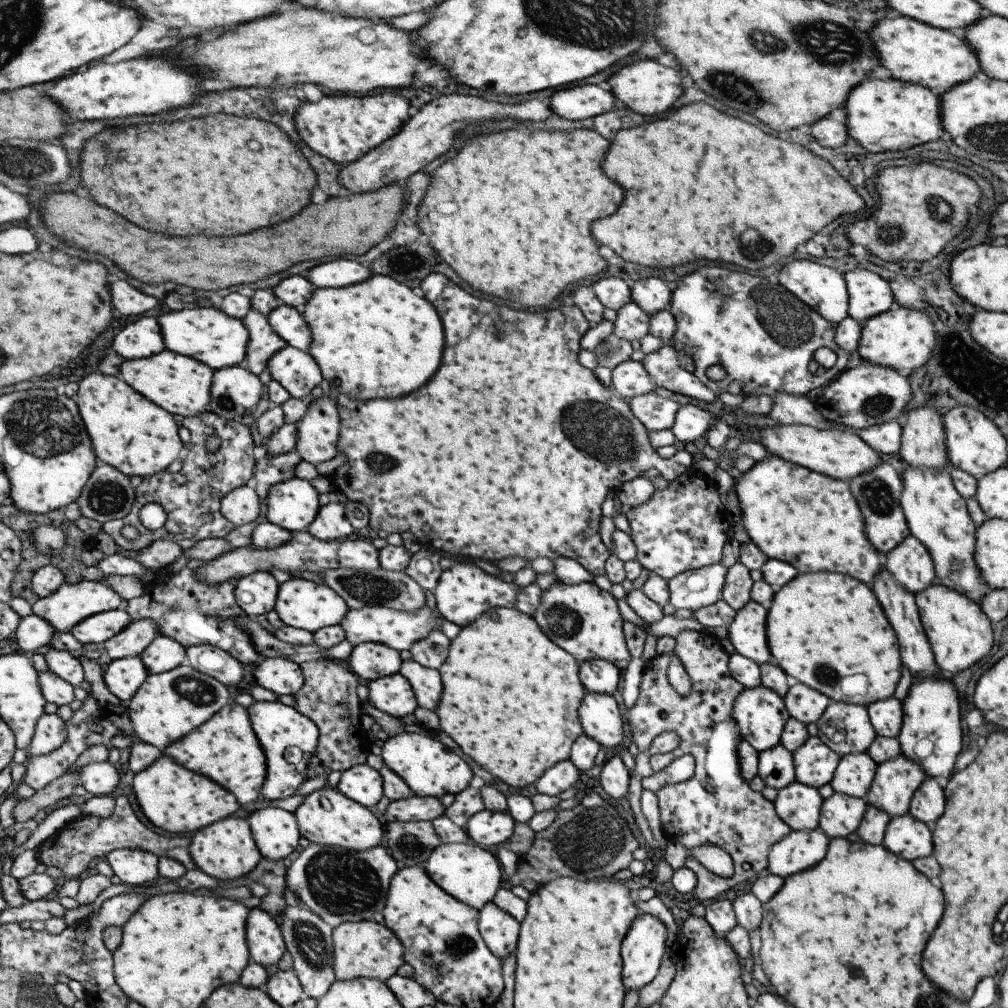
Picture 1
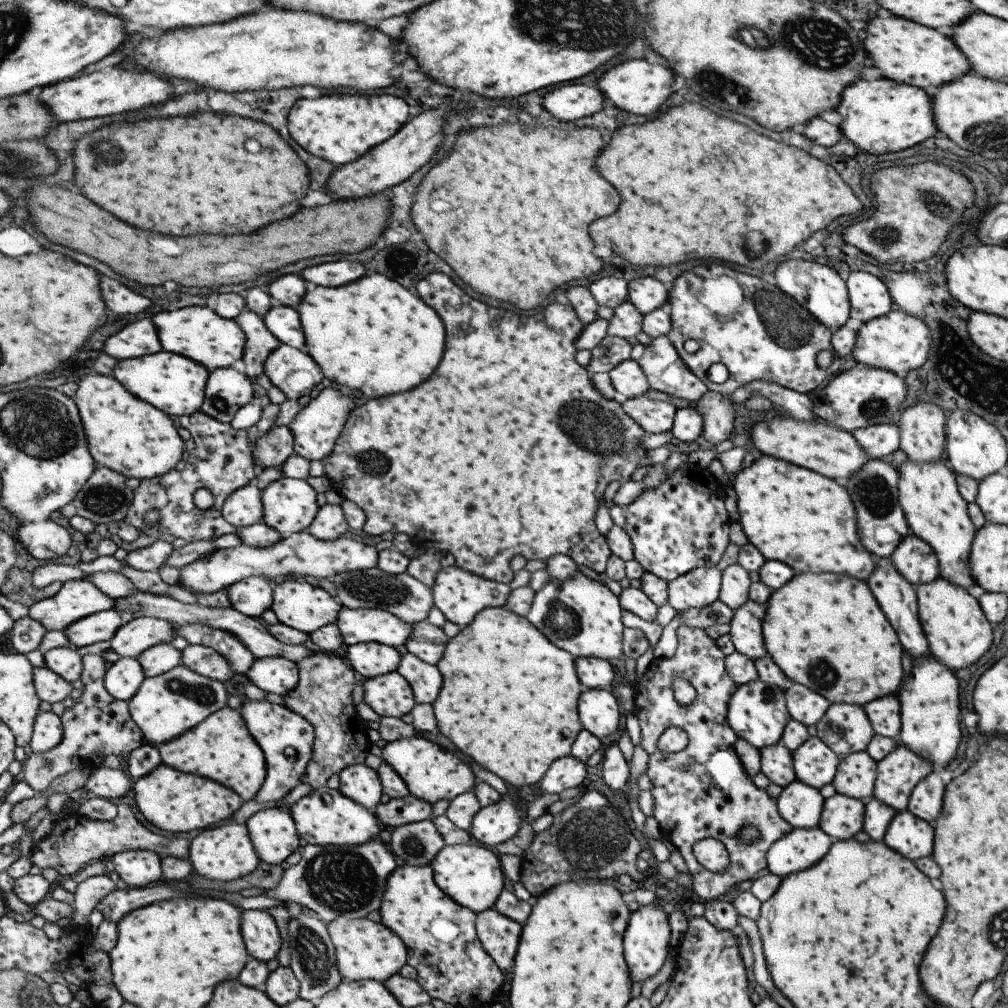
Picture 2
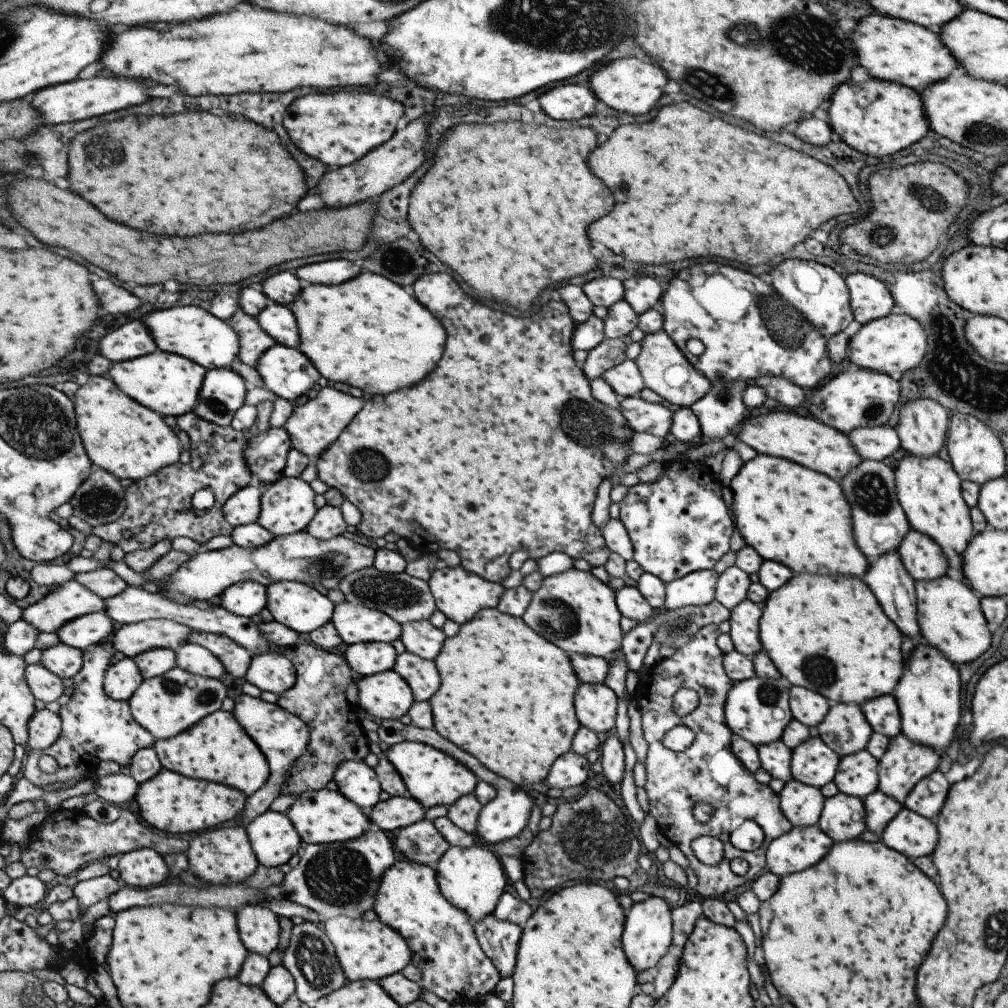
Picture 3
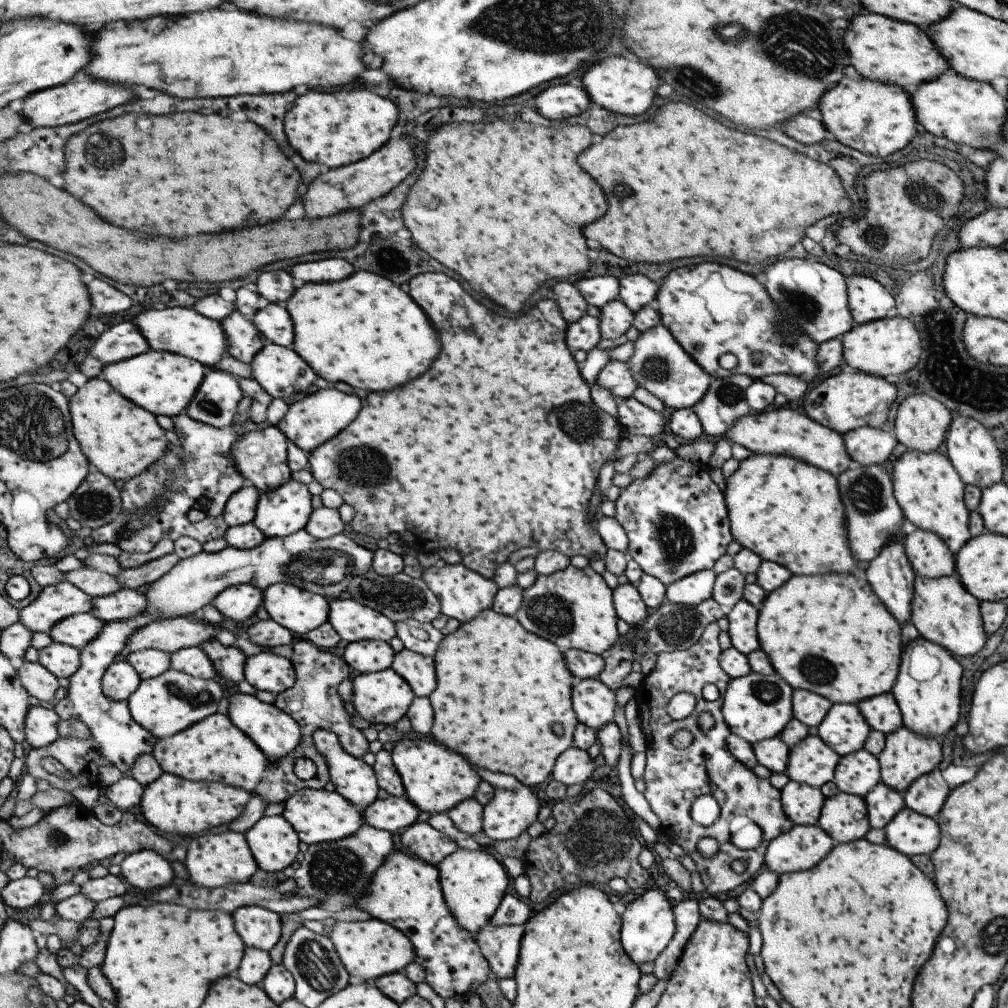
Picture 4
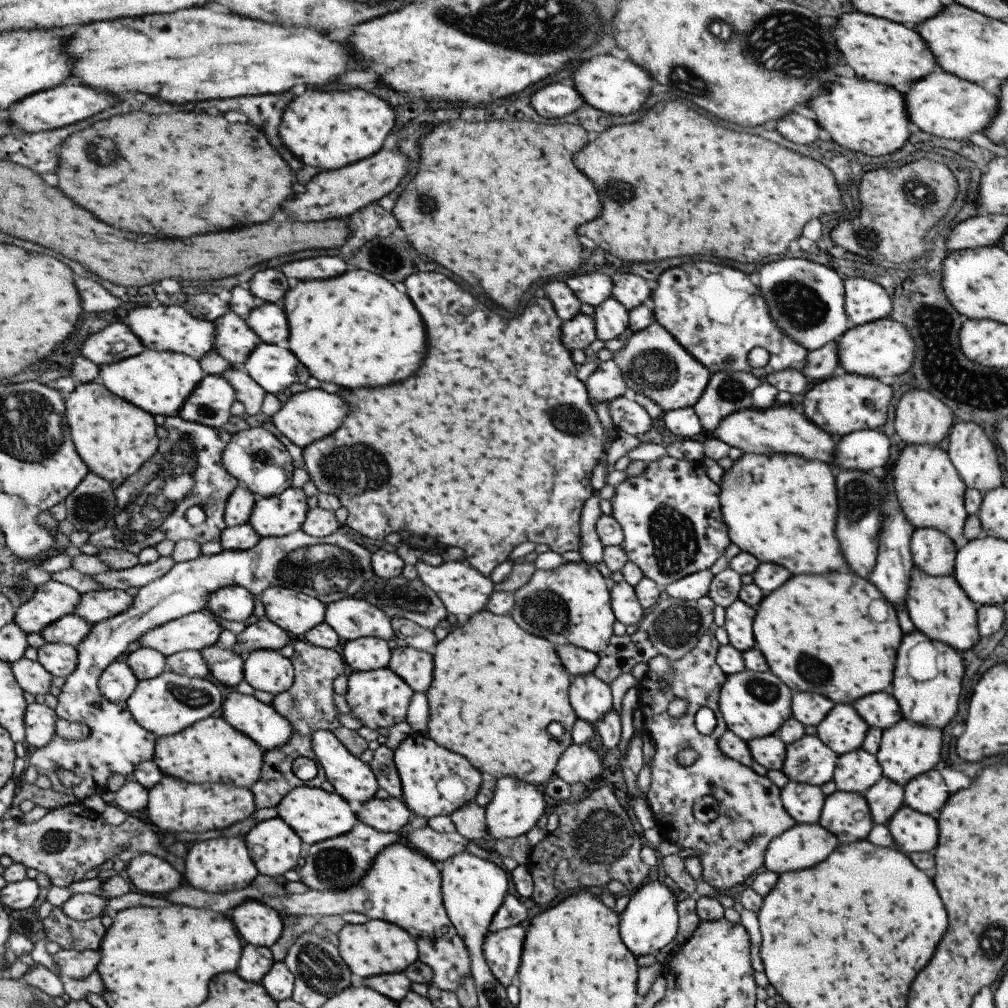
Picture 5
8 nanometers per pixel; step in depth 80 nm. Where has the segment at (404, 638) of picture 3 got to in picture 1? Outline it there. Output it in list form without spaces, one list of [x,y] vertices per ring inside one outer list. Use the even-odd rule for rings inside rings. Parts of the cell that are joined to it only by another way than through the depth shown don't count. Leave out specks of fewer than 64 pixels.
[[[431,629],[408,648],[410,658],[421,666],[437,671],[439,665],[446,659],[449,641],[441,629]]]

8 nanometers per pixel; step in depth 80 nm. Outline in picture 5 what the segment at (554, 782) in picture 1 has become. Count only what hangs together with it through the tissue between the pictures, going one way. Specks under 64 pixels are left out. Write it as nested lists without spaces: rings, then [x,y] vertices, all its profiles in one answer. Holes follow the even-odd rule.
[[[572,742],[559,756],[553,777],[559,777],[568,785],[585,784],[599,776],[602,759],[587,743],[578,745]]]

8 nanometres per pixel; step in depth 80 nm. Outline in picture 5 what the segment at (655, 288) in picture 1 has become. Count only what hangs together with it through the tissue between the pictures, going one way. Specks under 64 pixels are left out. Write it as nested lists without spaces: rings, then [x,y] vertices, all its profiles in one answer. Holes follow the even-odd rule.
[[[629,272],[611,273],[612,283],[610,296],[613,297],[626,311],[639,306],[650,296],[650,290],[645,284],[645,278]]]

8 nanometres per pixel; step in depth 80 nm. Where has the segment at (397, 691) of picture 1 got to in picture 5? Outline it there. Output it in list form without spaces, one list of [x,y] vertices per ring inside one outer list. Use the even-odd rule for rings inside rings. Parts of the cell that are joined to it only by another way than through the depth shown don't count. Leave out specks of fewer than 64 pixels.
[[[383,667],[370,671],[352,671],[348,676],[346,702],[350,707],[351,716],[356,718],[361,726],[377,730],[388,728],[405,718],[405,710],[411,698],[411,687],[392,669]]]

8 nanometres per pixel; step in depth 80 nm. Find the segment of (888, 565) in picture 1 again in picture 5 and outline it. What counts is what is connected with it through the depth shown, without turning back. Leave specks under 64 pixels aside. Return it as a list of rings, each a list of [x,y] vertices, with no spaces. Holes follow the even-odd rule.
[[[919,527],[910,536],[912,563],[925,574],[951,575],[958,545],[935,528]]]

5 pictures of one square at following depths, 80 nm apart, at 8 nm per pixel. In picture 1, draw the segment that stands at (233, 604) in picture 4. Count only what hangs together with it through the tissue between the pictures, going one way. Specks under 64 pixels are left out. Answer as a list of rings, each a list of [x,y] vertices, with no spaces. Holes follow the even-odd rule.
[[[259,571],[239,580],[235,596],[244,612],[254,618],[275,608],[280,587],[273,573]]]

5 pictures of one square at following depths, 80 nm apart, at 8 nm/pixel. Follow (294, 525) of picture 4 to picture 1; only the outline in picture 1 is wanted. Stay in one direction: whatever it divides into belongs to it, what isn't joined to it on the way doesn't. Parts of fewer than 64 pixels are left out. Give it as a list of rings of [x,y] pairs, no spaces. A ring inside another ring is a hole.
[[[297,477],[273,485],[267,506],[268,520],[292,533],[307,531],[322,508],[313,484]]]

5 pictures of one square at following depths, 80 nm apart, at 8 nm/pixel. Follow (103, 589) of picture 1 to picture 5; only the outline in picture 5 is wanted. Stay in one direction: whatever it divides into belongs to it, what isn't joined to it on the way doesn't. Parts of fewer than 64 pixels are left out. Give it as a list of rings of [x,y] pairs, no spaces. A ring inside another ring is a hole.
[[[55,580],[40,584],[33,596],[17,608],[14,620],[27,634],[43,632],[50,624],[73,614],[83,595],[71,585]]]

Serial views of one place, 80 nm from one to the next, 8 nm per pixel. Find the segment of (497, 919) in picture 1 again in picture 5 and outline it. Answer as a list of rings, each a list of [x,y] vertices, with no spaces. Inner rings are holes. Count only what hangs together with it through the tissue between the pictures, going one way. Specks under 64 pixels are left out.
[[[518,925],[496,933],[487,932],[482,951],[491,974],[504,988],[513,982],[521,962],[526,930]]]

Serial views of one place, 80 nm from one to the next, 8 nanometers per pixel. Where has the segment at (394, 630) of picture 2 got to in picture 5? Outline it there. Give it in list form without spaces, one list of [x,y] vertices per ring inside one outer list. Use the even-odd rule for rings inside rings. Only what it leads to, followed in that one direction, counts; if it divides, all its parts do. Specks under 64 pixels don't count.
[[[346,597],[328,605],[326,621],[346,641],[363,637],[387,640],[394,633],[387,617],[365,598]]]

